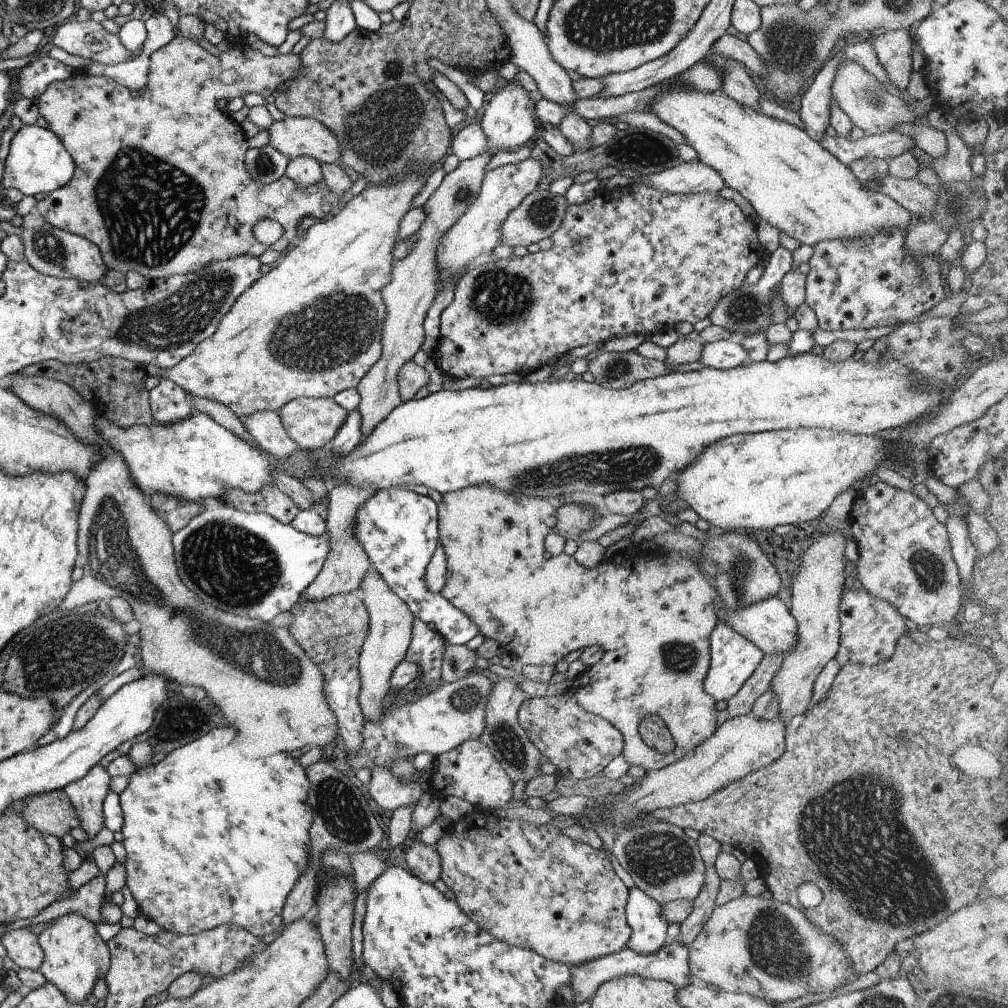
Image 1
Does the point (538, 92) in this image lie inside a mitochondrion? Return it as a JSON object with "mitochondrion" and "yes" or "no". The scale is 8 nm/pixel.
{"mitochondrion":"no"}

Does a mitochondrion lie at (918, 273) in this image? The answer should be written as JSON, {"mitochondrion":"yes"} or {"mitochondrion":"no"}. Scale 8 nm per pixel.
{"mitochondrion":"yes"}

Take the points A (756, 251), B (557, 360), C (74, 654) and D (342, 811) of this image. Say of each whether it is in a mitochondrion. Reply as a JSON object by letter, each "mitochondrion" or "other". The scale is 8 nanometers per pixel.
{"A":"other","B":"other","C":"mitochondrion","D":"mitochondrion"}

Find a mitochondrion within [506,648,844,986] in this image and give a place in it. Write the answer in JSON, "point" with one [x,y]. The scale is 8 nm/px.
{"point":[774,944]}

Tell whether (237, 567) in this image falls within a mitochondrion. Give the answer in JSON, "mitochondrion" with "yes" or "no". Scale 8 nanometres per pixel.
{"mitochondrion":"yes"}

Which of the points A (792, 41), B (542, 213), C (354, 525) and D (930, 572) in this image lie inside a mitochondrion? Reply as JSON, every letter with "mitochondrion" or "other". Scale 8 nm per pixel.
{"A":"mitochondrion","B":"mitochondrion","C":"other","D":"mitochondrion"}

